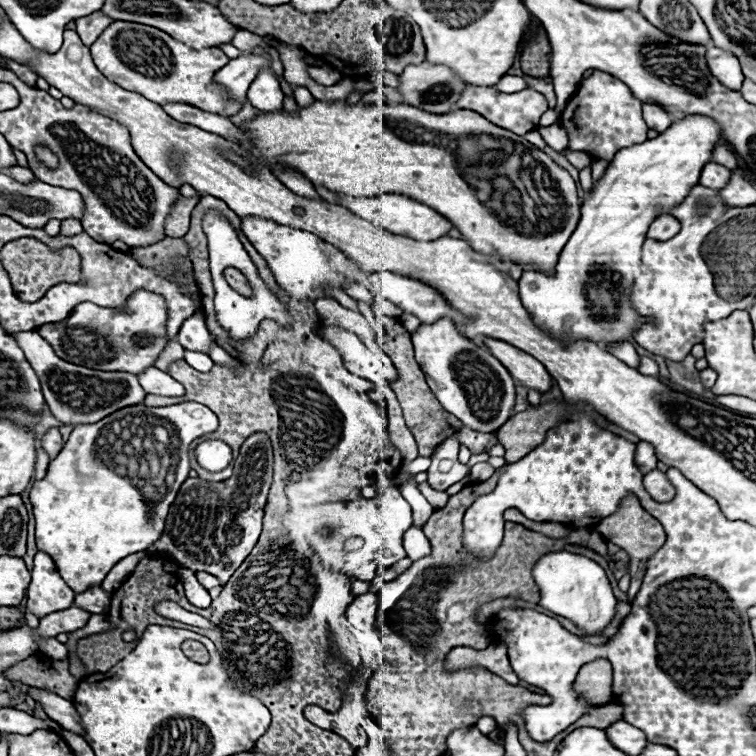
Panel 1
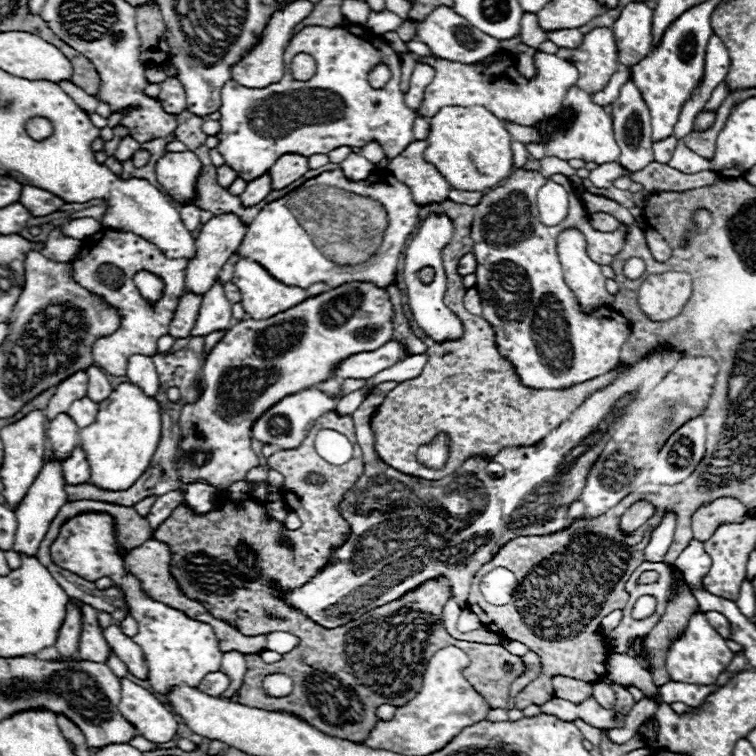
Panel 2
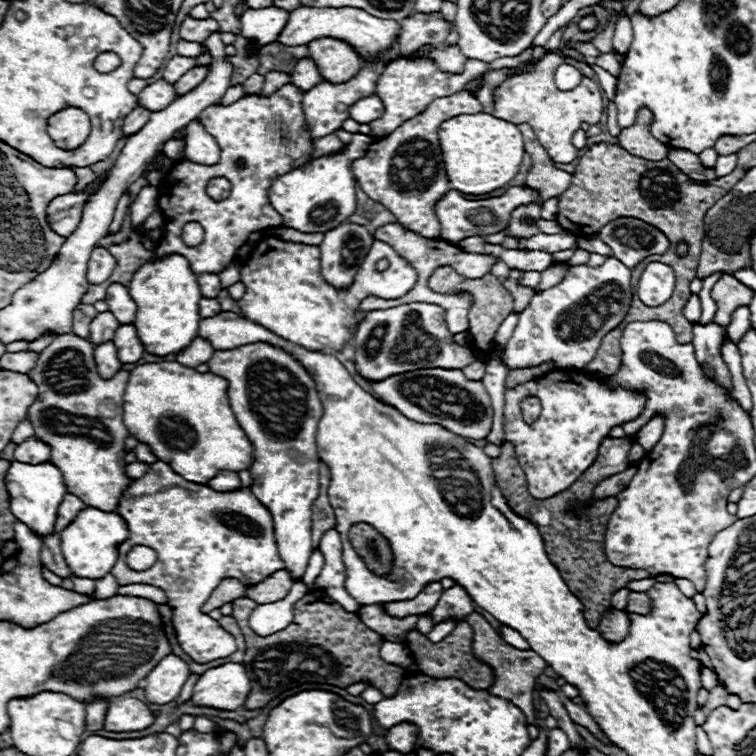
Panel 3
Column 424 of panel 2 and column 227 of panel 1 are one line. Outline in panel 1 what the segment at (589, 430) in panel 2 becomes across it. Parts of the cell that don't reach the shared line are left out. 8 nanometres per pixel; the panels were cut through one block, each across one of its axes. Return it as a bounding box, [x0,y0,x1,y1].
[102,434,272,592]

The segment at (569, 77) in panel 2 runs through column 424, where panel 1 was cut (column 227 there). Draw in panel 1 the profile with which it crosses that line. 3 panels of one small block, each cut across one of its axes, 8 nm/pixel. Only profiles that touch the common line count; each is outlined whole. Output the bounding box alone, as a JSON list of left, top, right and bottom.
[90,20,246,116]

